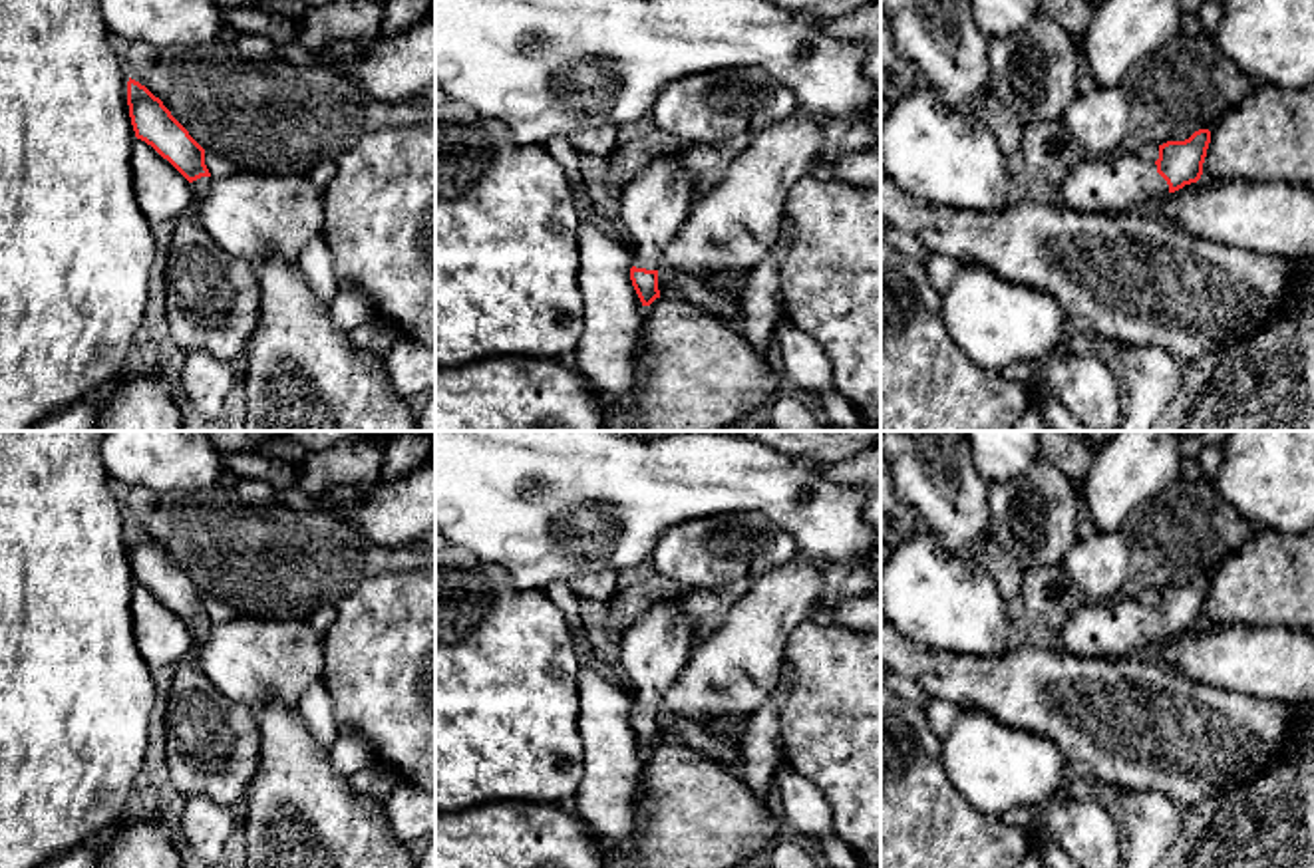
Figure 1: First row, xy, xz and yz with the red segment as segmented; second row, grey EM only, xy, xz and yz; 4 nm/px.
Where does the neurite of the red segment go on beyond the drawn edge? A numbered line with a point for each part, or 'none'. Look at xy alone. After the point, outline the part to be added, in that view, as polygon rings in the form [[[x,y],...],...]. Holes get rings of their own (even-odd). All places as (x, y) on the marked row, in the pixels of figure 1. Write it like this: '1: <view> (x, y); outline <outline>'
1: xy (199, 187); outline [[[201,177],[193,183],[189,183],[195,199],[203,199],[207,195],[211,181],[213,181],[213,177]]]

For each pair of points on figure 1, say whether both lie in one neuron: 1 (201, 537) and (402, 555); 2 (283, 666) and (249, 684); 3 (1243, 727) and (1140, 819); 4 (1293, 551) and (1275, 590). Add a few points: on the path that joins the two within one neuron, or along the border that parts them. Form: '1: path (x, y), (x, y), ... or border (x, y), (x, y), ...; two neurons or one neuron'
1: path (251, 557), (352, 559); one neuron
2: path (275, 666), (267, 666), (257, 676); one neuron
3: border (1120, 789), (1159, 791), (1185, 805); two neurons
4: path (1293, 561), (1293, 571), (1283, 580); one neuron

